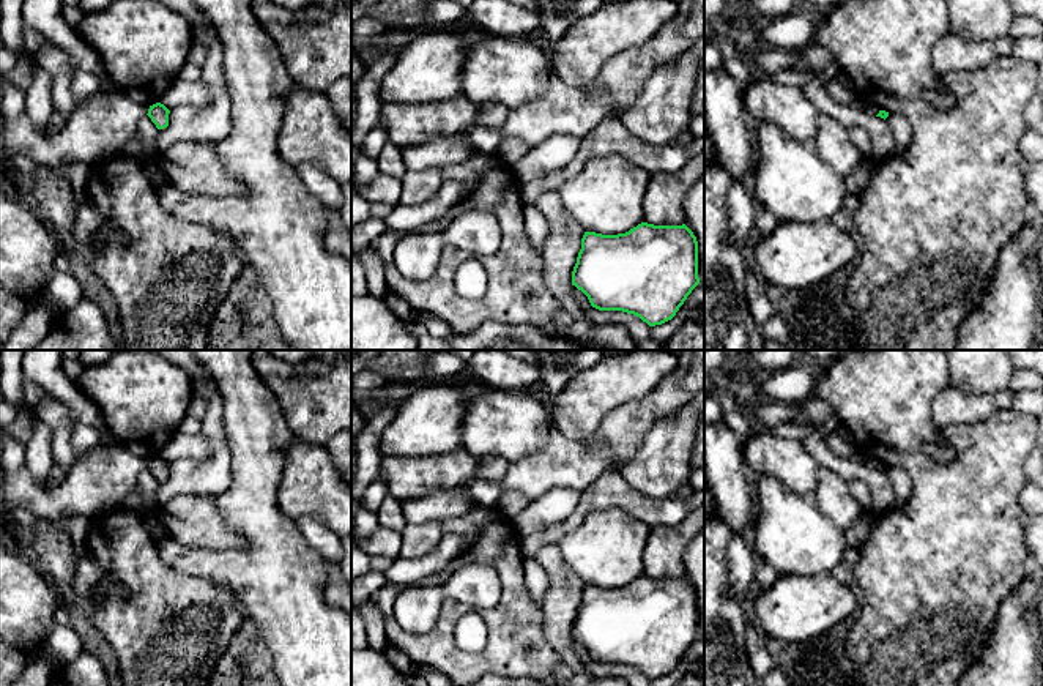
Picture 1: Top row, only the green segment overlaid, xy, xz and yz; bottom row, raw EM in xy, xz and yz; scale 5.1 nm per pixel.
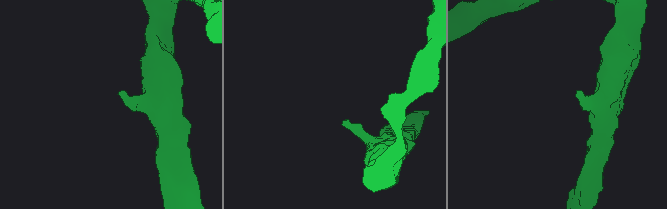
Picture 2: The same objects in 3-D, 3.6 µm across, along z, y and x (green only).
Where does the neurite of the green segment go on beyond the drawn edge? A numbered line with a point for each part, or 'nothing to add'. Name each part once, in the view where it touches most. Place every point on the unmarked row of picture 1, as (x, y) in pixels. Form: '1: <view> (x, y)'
nothing to add

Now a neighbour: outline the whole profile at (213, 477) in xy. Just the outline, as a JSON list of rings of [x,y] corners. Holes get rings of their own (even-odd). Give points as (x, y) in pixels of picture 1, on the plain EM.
[[[189,375],[194,394],[208,399],[206,412],[200,418],[200,434],[211,445],[211,457],[205,462],[176,459],[170,462],[169,479],[158,484],[154,498],[165,503],[176,495],[210,495],[224,494],[233,479],[232,456],[224,431],[224,412],[219,393],[214,393],[200,377]]]

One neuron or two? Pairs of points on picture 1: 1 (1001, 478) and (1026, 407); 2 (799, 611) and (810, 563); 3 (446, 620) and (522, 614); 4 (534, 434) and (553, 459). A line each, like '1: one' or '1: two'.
1: two
2: two
3: one
4: two

